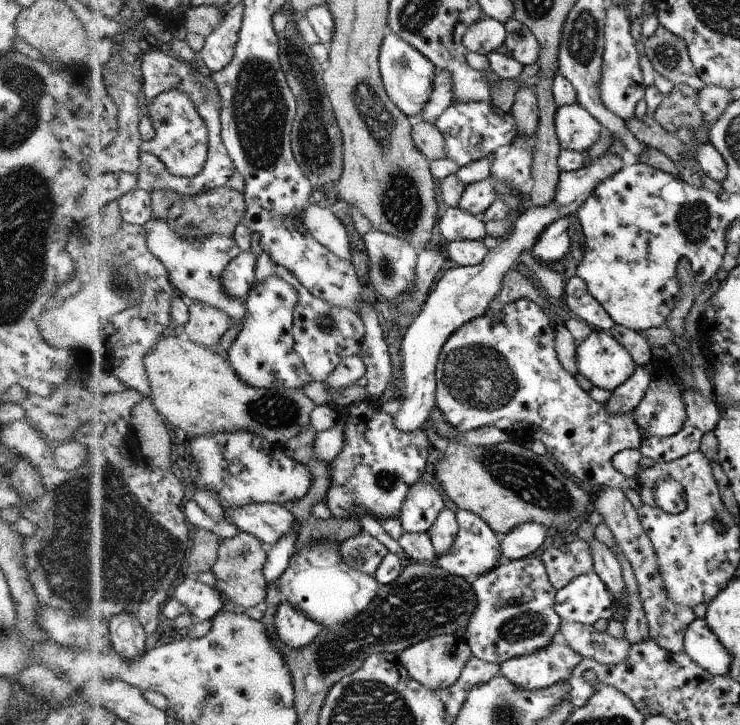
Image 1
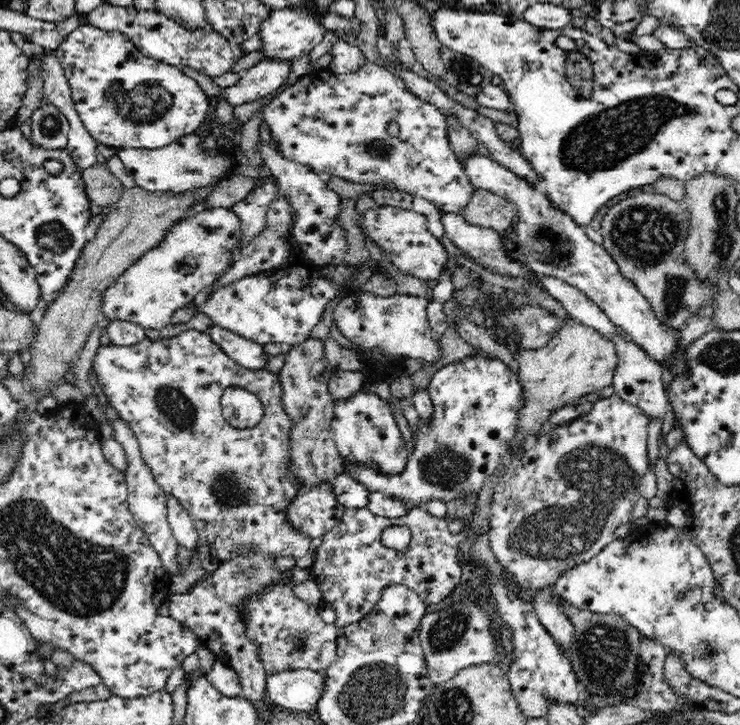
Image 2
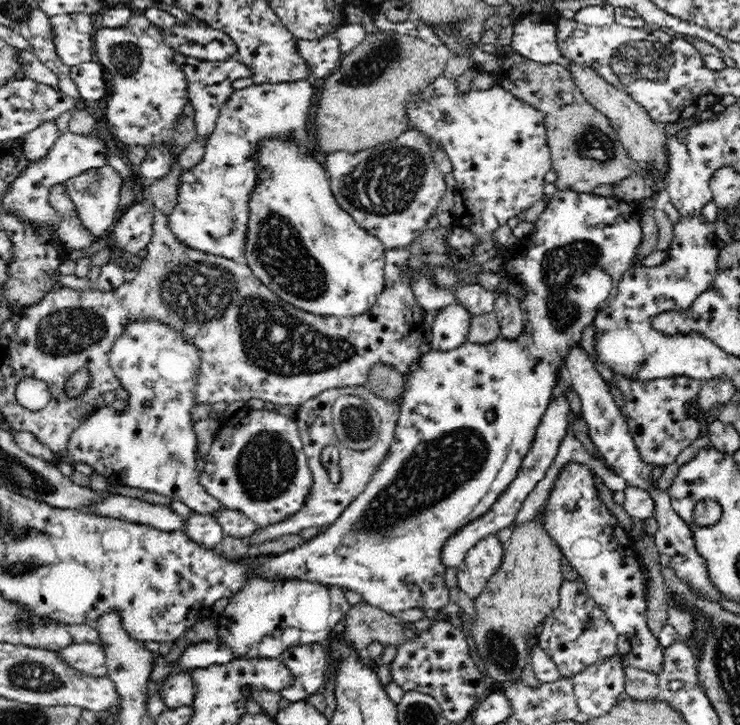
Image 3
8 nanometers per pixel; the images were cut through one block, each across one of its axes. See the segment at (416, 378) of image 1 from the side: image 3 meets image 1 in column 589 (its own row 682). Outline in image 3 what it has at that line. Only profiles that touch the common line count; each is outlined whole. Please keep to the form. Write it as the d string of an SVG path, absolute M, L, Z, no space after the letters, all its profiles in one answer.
M176 672L159 684L158 693L166 709L190 706L198 694L198 684L191 672Z

